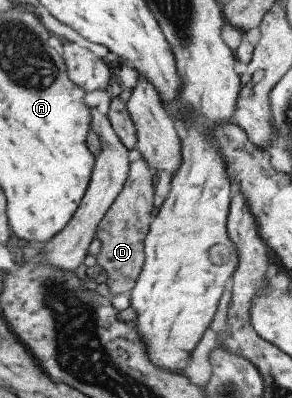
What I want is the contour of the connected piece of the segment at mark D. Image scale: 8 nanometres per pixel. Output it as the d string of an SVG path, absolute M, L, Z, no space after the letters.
M144 158L136 159L129 163L129 170L126 181L105 215L100 220L94 231L94 238L100 240L102 248L94 255L96 263L106 273L106 285L112 297L117 293L129 293L134 286L134 282L143 266L143 239L149 230L151 222L150 210L154 188L152 179L156 175L153 173Z

